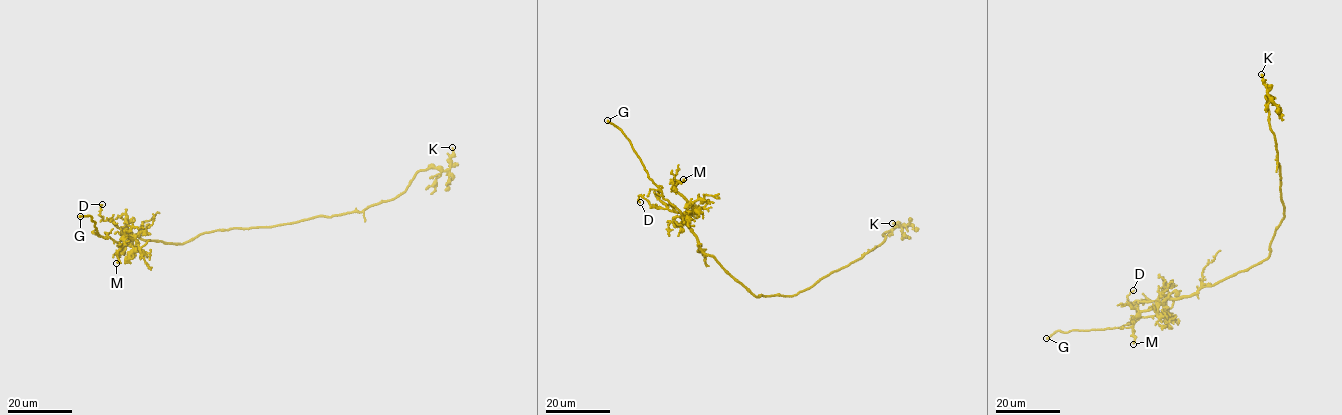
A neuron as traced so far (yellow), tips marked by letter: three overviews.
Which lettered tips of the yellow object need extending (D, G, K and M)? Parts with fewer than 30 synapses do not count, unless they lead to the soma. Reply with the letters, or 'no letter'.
G

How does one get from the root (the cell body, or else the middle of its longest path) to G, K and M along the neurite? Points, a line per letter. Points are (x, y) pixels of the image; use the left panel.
G: (205, 233), (177, 244), (132, 239), (126, 233), (118, 243), (98, 236), (91, 217), (80, 216)
K: (205, 233), (272, 227), (360, 211), (402, 193), (419, 171), (434, 167), (445, 171), (449, 168), (452, 147)
M: (205, 233), (177, 244), (136, 236), (132, 239), (129, 232), (134, 237), (124, 238), (116, 263)

